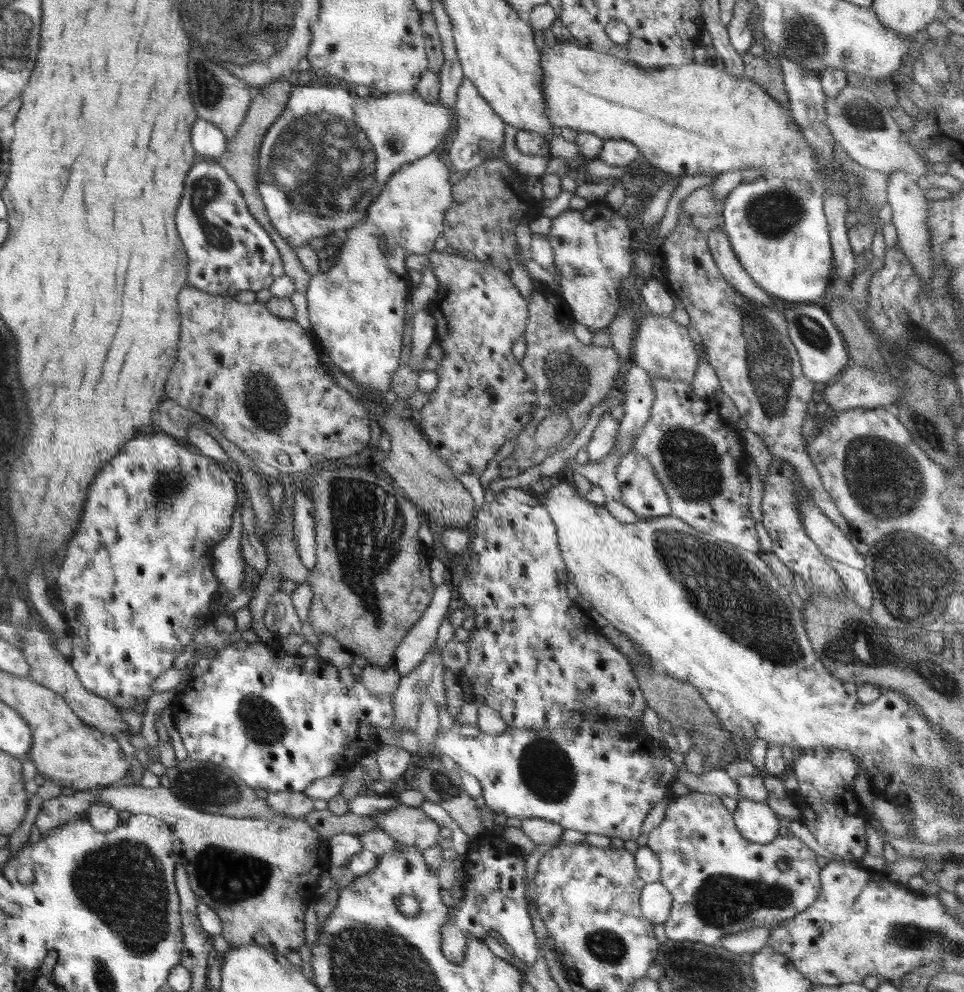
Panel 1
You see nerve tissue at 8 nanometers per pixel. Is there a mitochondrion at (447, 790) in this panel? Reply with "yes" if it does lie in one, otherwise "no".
yes

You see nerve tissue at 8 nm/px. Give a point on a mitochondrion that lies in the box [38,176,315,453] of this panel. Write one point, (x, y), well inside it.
(266, 408)

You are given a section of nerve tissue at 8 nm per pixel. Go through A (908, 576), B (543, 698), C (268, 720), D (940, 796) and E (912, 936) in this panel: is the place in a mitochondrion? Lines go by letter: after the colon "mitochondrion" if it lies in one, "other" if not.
A: mitochondrion
B: other
C: mitochondrion
D: mitochondrion
E: mitochondrion

